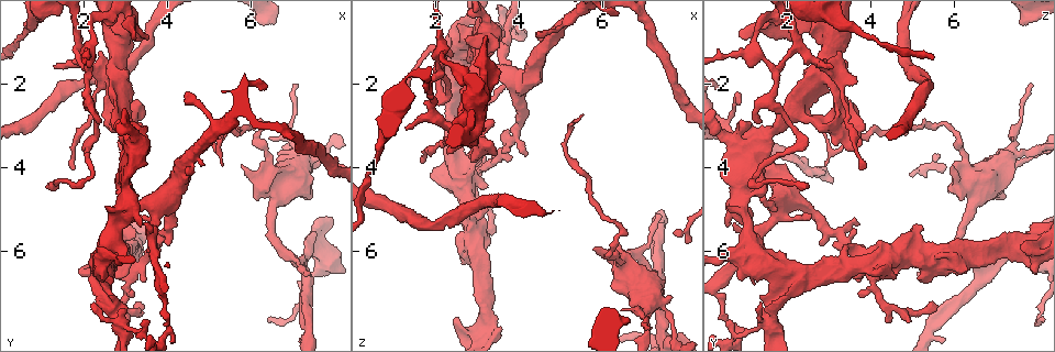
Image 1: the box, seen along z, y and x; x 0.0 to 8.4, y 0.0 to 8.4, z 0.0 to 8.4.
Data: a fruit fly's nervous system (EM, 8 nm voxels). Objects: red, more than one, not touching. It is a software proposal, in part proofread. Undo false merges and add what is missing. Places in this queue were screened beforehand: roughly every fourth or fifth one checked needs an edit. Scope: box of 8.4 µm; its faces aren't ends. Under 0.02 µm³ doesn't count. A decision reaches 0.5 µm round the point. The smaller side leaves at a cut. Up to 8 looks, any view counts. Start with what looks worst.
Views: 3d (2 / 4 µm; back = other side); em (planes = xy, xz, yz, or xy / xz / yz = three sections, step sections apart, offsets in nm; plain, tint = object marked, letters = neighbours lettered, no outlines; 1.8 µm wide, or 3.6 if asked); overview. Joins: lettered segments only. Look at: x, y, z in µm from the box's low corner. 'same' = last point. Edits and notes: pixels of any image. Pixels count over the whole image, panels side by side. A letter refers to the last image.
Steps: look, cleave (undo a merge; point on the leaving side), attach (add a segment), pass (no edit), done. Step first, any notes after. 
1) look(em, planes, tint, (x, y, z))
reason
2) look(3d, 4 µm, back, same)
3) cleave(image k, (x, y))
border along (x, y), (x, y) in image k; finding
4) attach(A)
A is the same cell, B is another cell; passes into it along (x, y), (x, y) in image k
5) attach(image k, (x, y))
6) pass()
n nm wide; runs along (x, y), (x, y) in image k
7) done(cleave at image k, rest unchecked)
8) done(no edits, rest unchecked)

look(em, planes, letters, (2.85, 7.75, 1.60))
calibre changes

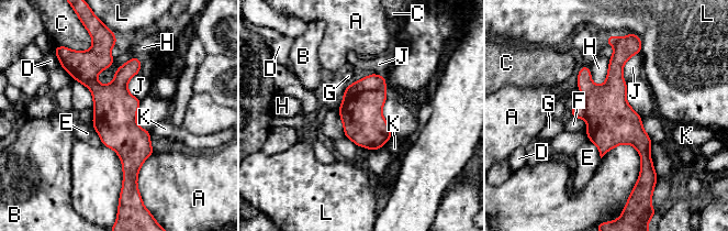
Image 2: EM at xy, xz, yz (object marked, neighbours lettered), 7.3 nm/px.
cleave(image 2, (373, 81))
H touches over 380 nm; A, B, C, D, E, F, G, H, J, K and L are other cells; border along (384, 88), (360, 91), (344, 100) in image 2; a second cell is stuck on

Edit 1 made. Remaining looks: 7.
look(overview)
redraw

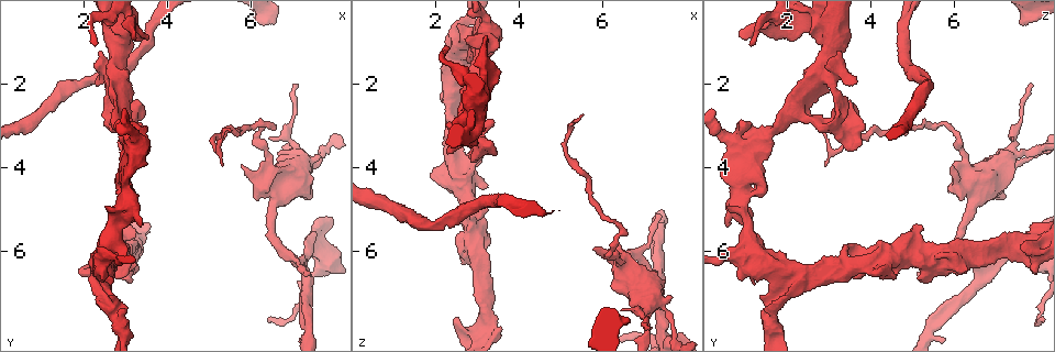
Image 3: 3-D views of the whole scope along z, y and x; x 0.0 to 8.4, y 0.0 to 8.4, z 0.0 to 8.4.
look(em, planes, tint, (3.05, 3.40, 1.40))
looks like a crossing

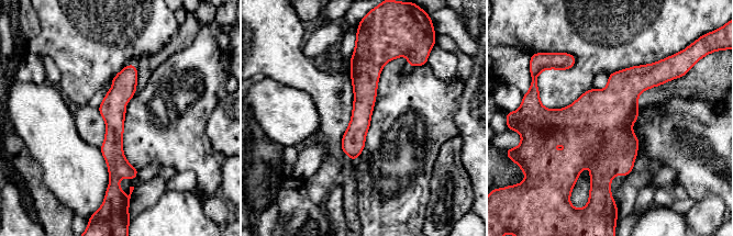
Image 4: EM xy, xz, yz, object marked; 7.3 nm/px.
look(em, planes, letters, same)
see the neighbours

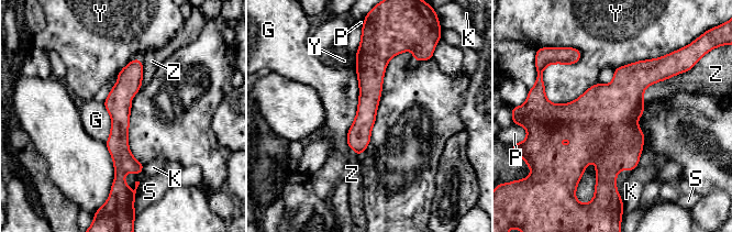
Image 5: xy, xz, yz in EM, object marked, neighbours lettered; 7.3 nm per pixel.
pass()
G, K, P, S, Y and Z are other cells; runs along (139, 62), (120, 96), (118, 180) in image 5; all the same cell

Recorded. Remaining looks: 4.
look(3d, 4 µm, (2.60, 5.55, 1.05))

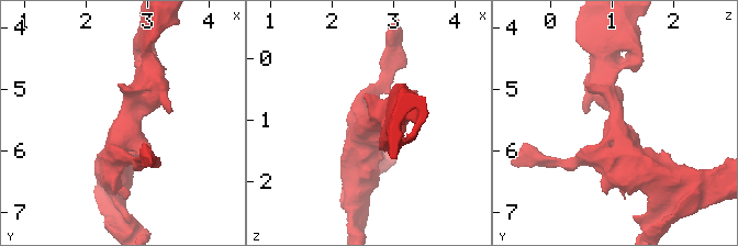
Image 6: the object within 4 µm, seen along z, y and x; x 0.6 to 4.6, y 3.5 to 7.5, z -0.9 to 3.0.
look(em, yz, step 16, letters, (2.60, 5.55, 1.10))
need the tissue

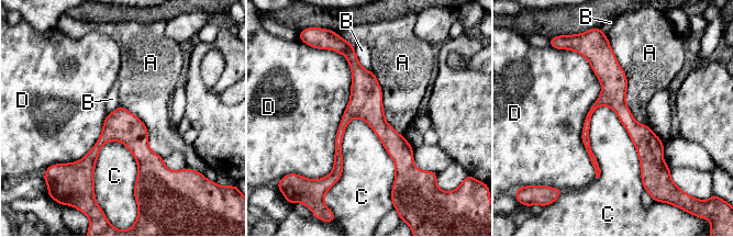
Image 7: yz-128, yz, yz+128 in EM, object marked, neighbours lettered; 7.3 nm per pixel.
look(em, planes, letters, same)
cut it another way

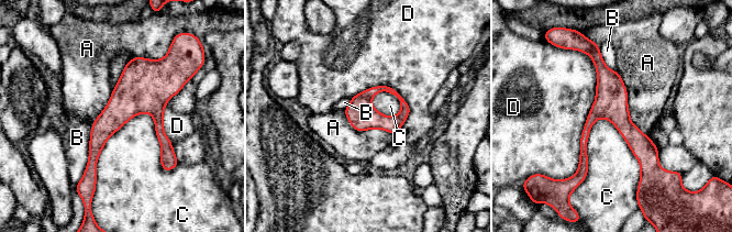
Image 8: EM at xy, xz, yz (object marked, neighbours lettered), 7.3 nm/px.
pass()
A, B, C and D are other cells; runs along (591, 53), (644, 150), (644, 173) in image 8; continuous, no second cell

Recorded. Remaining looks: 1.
done(cleave at image 2, rest unchecked)

